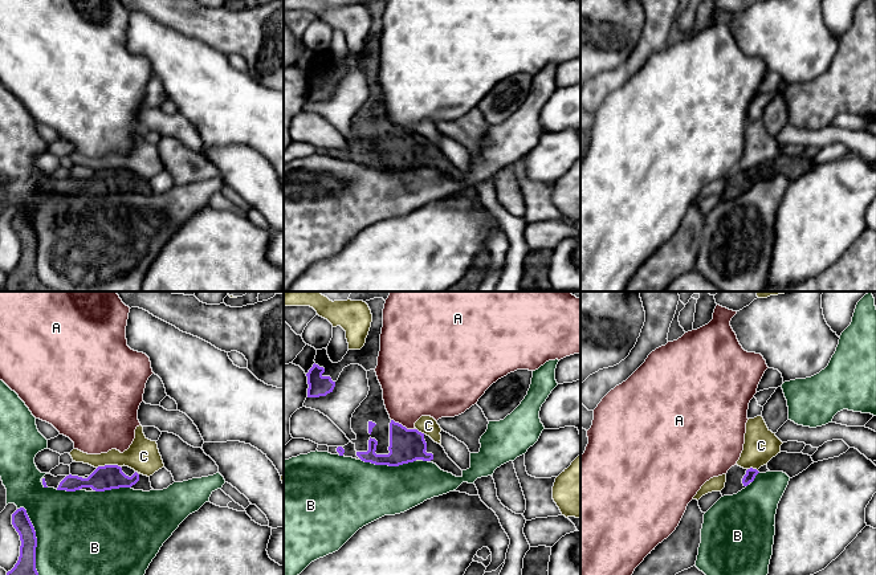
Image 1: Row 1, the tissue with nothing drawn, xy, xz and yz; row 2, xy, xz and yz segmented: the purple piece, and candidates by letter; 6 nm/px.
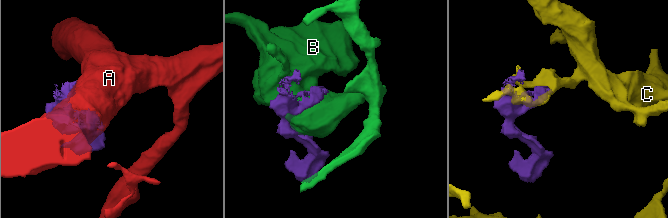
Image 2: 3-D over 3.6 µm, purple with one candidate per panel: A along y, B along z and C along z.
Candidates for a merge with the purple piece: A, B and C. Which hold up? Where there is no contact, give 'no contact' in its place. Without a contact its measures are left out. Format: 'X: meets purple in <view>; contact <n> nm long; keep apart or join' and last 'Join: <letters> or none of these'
A: meets purple in xz; contact 170 nm long; keep apart
B: meets purple in xy; contact 550 nm long; keep apart
C: meets purple in xy; contact 140 nm long; keep apart
Join: none of these

